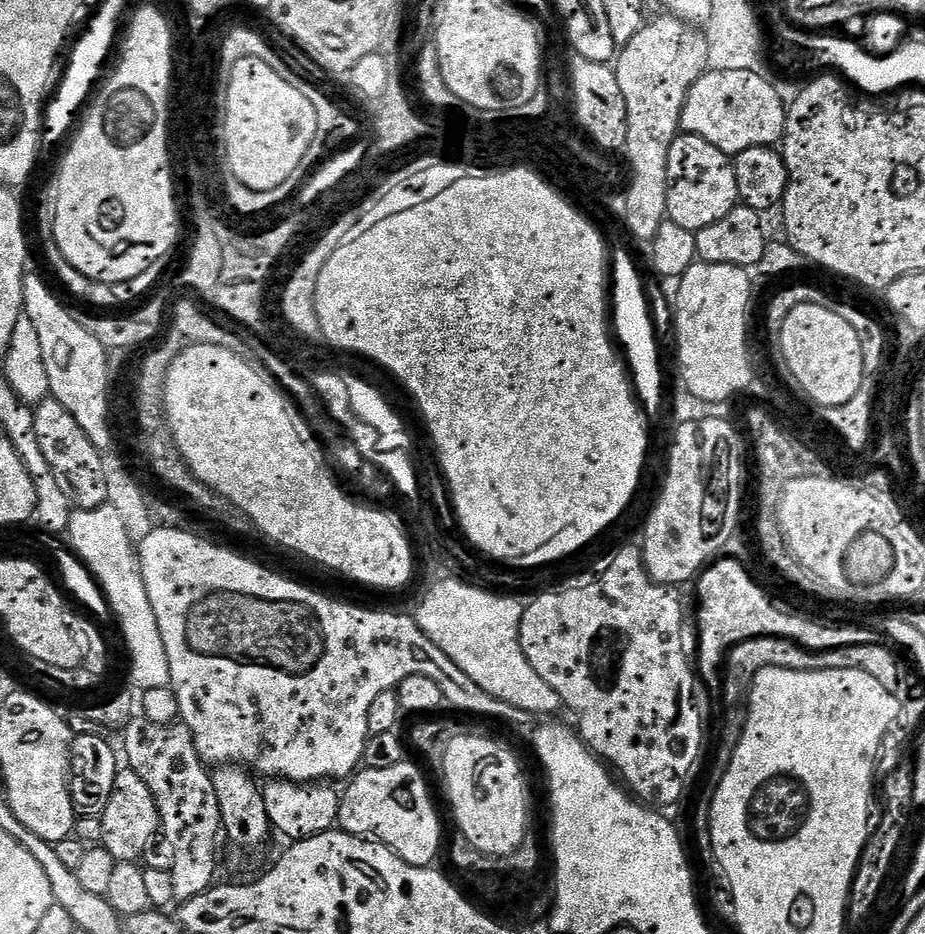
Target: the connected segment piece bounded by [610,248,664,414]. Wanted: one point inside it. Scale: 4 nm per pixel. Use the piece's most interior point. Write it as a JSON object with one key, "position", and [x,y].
{"position":[633,323]}

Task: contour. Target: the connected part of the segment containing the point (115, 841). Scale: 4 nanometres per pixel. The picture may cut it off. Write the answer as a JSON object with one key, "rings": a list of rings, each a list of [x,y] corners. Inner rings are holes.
{"rings":[[[124,766],[117,771],[114,790],[110,790],[110,802],[106,802],[106,810],[100,816],[100,821],[104,831],[100,844],[122,864],[139,861],[150,838],[161,831],[160,815],[150,794],[150,786],[146,786],[146,782],[142,782],[132,768]]]}

